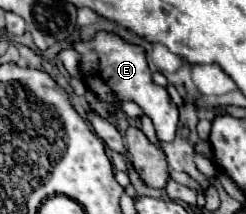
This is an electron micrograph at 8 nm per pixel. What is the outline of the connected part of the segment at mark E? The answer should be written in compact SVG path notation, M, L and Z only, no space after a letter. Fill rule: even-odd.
M99 33L91 41L77 43L75 49L83 55L81 71L85 77L85 85L97 97L111 101L115 107L121 107L123 99L133 99L151 117L159 141L173 141L175 139L175 131L177 131L177 123L179 123L179 109L171 101L167 89L153 83L151 71L149 71L146 56L141 47L129 45L129 43L121 41L119 37L113 37L107 33Z

